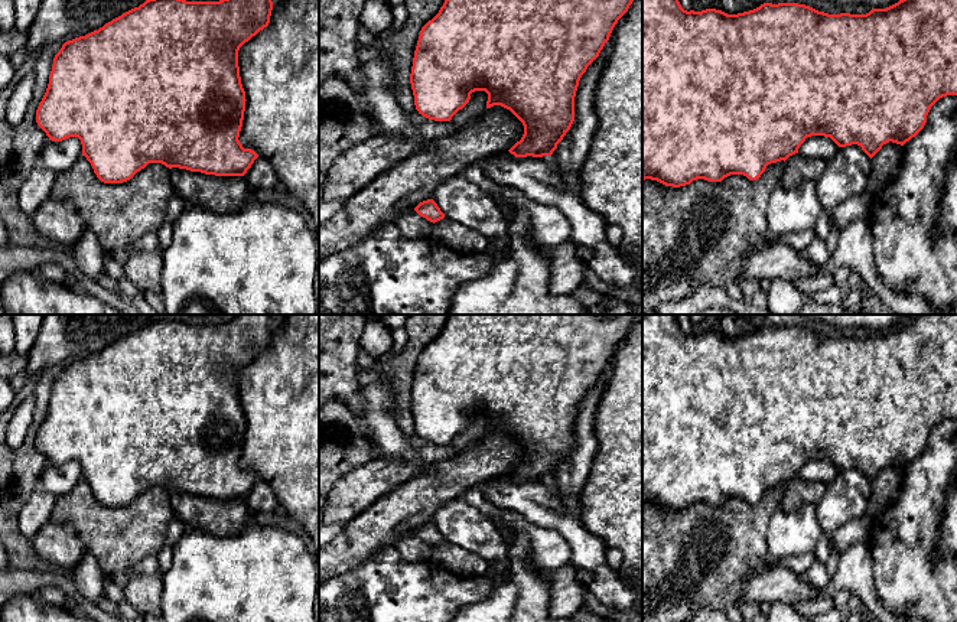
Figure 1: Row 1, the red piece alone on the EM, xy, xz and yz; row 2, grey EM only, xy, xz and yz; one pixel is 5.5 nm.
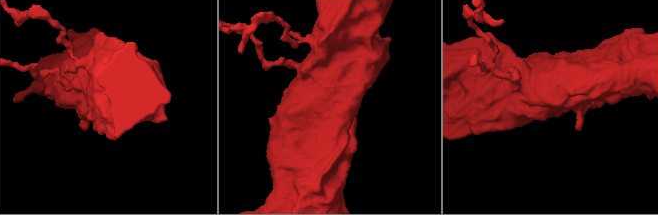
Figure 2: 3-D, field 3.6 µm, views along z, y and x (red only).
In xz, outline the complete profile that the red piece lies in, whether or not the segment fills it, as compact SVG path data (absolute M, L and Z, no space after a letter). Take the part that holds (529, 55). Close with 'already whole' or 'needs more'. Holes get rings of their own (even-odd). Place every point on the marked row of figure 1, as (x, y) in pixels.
M445 0L439 13L420 30L410 84L419 114L450 121L475 91L488 94L486 108L501 105L524 126L524 134L508 152L515 157L551 156L574 121L574 97L582 75L634 0Z; already whole

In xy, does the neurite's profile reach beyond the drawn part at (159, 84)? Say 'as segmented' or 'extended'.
as segmented

